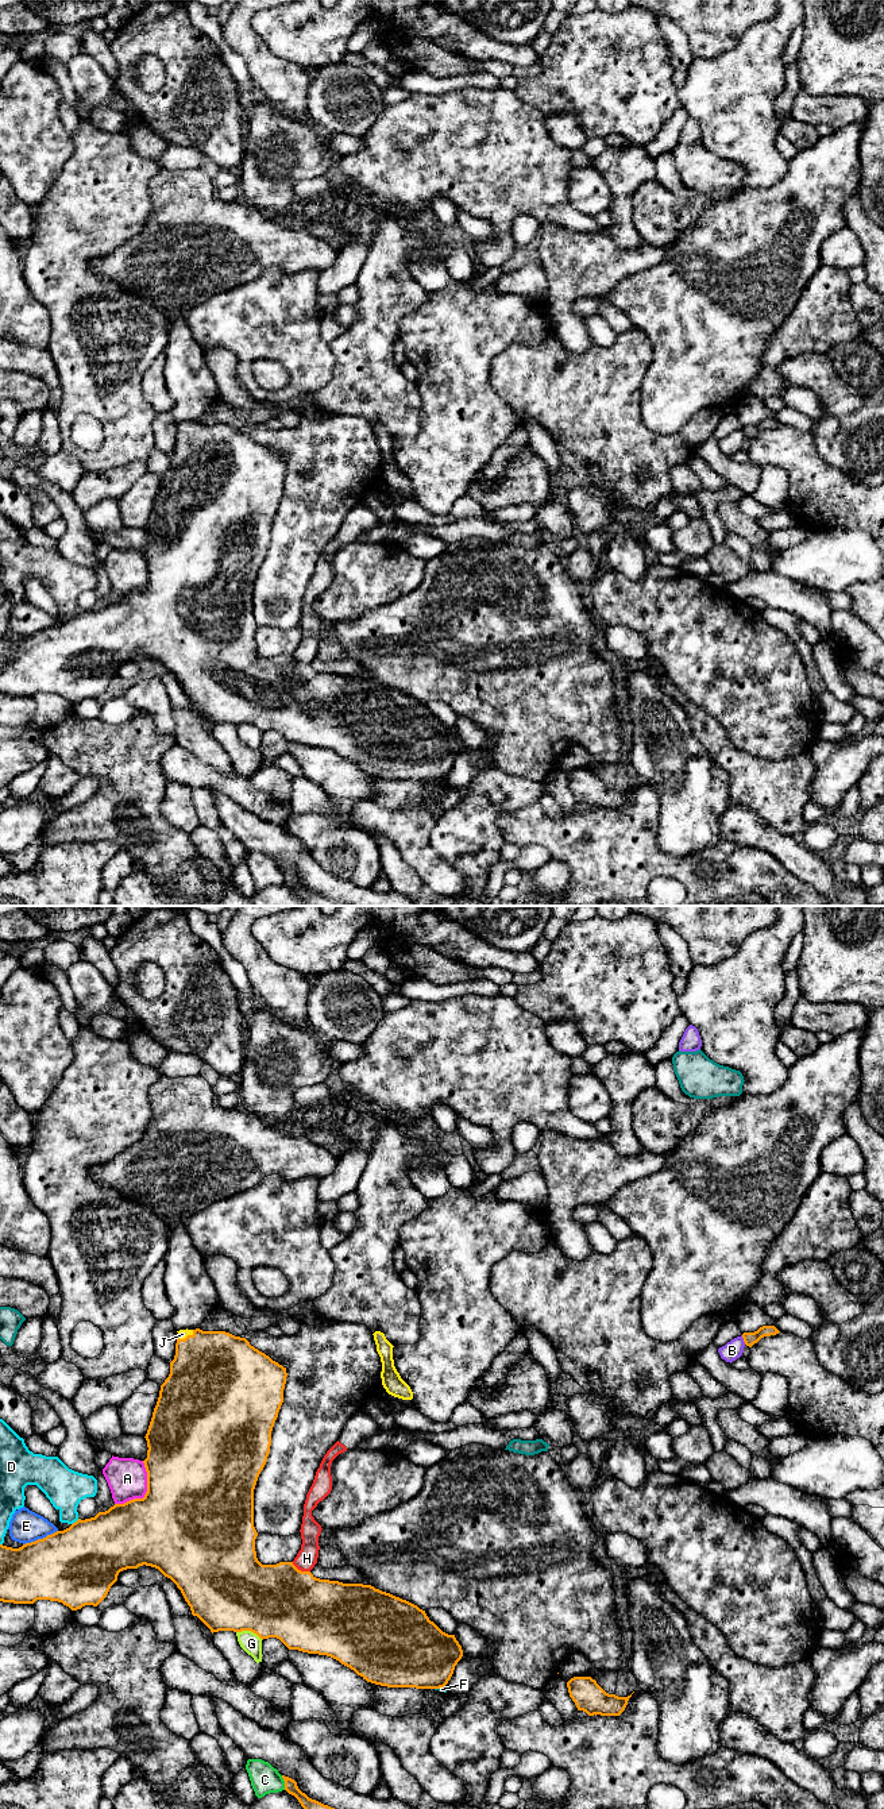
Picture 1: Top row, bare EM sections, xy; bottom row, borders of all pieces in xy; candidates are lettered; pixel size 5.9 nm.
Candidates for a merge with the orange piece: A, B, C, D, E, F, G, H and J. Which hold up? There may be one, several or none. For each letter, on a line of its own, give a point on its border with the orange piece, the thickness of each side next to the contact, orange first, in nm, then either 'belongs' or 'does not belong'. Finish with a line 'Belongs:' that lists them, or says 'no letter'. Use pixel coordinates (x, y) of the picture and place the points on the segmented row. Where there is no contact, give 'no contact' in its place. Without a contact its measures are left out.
A: xy (146, 1493) | 500/240 nm | does not belong
B: xy (744, 1339) | 80/110 nm | does not belong
C: xy (285, 1782) | 80/170 nm | does not belong
D: xy (76, 1522) | 460/240 nm | does not belong
E: xy (39, 1539) | 440/190 nm | does not belong
F: xy (439, 1688) | 400/30 nm | does not belong
G: xy (250, 1630) | 460/120 nm | does not belong
H: xy (300, 1570) | 440/120 nm | does not belong
J: xy (188, 1335) | 480/60 nm | belongs
Belongs: J

